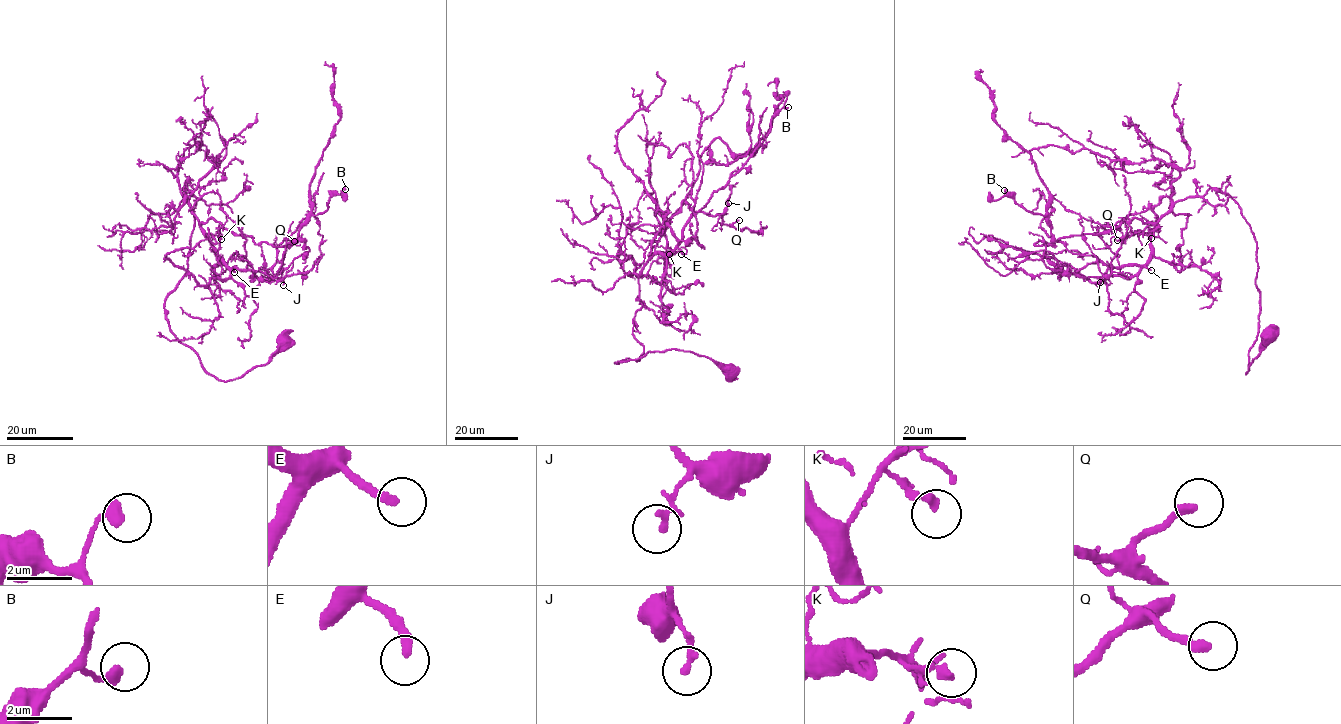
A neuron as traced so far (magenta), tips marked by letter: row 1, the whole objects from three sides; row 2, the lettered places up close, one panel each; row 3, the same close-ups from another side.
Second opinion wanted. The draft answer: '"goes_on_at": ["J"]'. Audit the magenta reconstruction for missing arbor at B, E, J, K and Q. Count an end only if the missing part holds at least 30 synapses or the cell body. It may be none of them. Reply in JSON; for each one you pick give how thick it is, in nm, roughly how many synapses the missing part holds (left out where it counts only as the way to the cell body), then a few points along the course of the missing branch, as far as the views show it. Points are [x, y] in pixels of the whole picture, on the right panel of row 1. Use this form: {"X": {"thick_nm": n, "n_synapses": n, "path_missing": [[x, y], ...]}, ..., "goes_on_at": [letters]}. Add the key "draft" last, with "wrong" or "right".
{"E": {"thick_nm": 260, "n_synapses": 50, "path_missing": [[1151, 270], [1167, 278], [1177, 277], [1179, 280], [1173, 284], [1182, 287], [1186, 293], [1215, 290]]}, "goes_on_at": ["E"], "draft": "wrong"}

